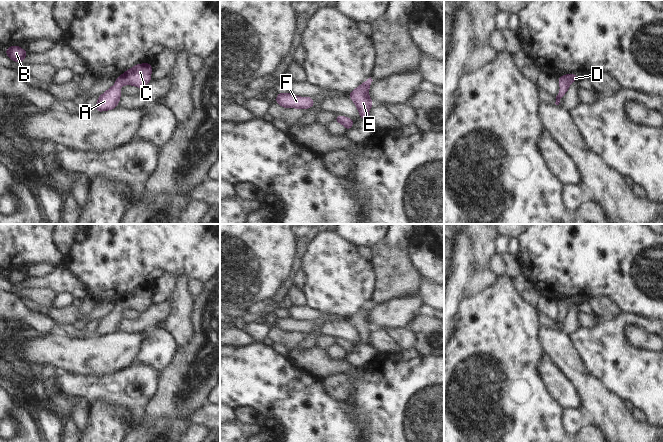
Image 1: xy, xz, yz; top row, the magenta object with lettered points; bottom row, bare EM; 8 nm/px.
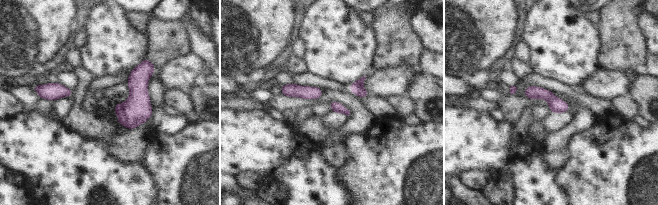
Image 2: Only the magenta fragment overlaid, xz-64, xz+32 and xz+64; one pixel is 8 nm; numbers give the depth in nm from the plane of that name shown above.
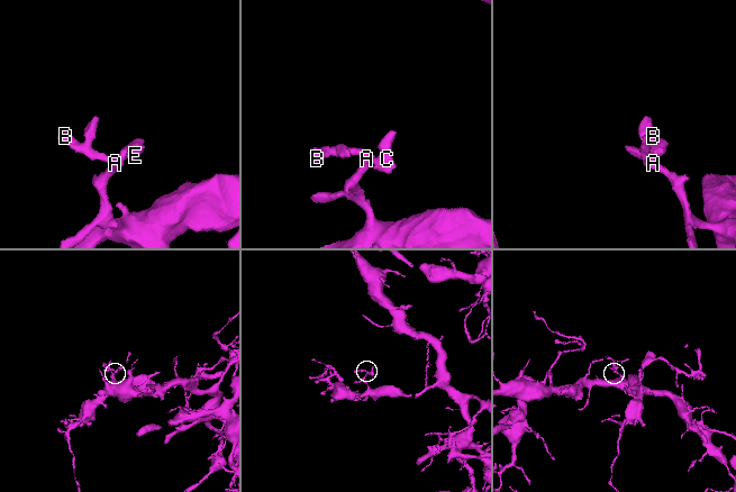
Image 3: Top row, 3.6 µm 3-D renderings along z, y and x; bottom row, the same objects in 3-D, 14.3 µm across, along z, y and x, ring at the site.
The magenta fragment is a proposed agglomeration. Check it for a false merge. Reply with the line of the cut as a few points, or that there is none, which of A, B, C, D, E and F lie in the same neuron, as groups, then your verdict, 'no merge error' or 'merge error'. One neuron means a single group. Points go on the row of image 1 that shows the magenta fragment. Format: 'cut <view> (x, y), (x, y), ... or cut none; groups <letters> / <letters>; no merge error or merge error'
cut none; groups A B C D E F; no merge error

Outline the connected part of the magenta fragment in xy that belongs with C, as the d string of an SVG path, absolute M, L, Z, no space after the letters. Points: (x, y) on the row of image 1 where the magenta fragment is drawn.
M151 63L136 64L131 69L125 71L121 76L115 78L115 85L98 96L95 111L103 112L116 108L122 95L120 87L123 85L134 85L142 89L152 80L151 73Z

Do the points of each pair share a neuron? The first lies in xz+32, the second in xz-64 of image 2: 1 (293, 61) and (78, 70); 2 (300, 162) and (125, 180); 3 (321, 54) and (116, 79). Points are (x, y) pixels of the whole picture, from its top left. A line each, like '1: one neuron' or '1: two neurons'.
1: one neuron
2: one neuron
3: two neurons

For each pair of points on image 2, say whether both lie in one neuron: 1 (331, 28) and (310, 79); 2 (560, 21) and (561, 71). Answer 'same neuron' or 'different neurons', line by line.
1: different neurons
2: same neuron

